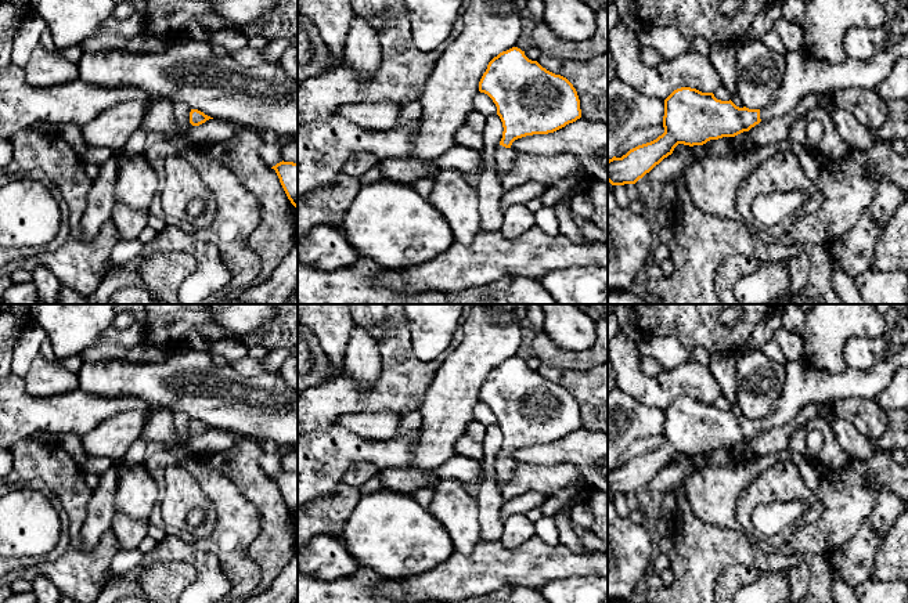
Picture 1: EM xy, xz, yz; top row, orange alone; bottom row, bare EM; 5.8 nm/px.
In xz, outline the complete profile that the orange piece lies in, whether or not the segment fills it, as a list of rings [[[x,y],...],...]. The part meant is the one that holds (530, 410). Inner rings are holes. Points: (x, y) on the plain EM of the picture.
[[[518,357],[500,362],[489,372],[479,401],[493,409],[504,437],[494,466],[501,491],[515,469],[511,459],[515,449],[554,443],[581,427],[573,394],[529,369]]]

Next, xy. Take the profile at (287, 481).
[[[282,470],[271,479],[275,480],[288,509],[298,519],[298,473]]]

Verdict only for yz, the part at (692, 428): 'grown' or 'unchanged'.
grown

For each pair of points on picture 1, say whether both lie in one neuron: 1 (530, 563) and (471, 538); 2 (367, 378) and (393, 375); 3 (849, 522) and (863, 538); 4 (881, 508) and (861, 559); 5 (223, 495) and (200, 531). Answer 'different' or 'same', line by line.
1: different
2: different
3: different
4: same
5: different

